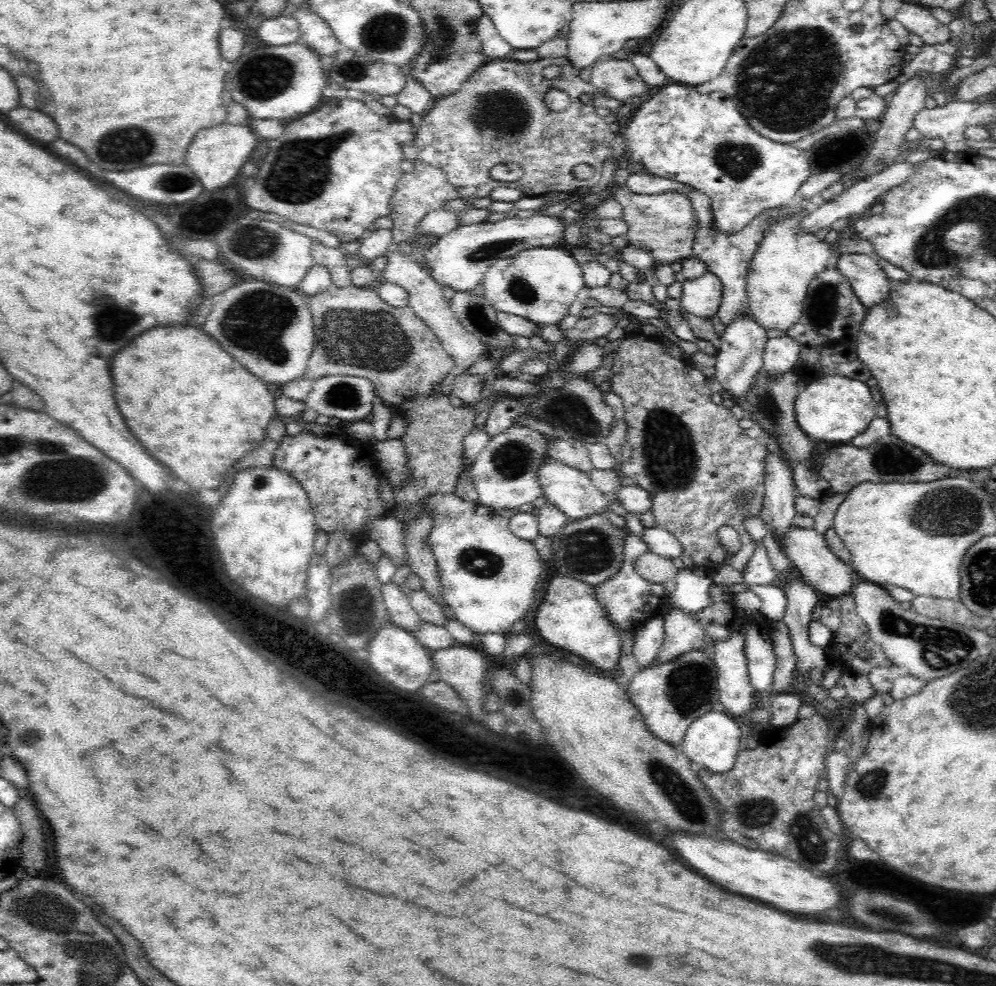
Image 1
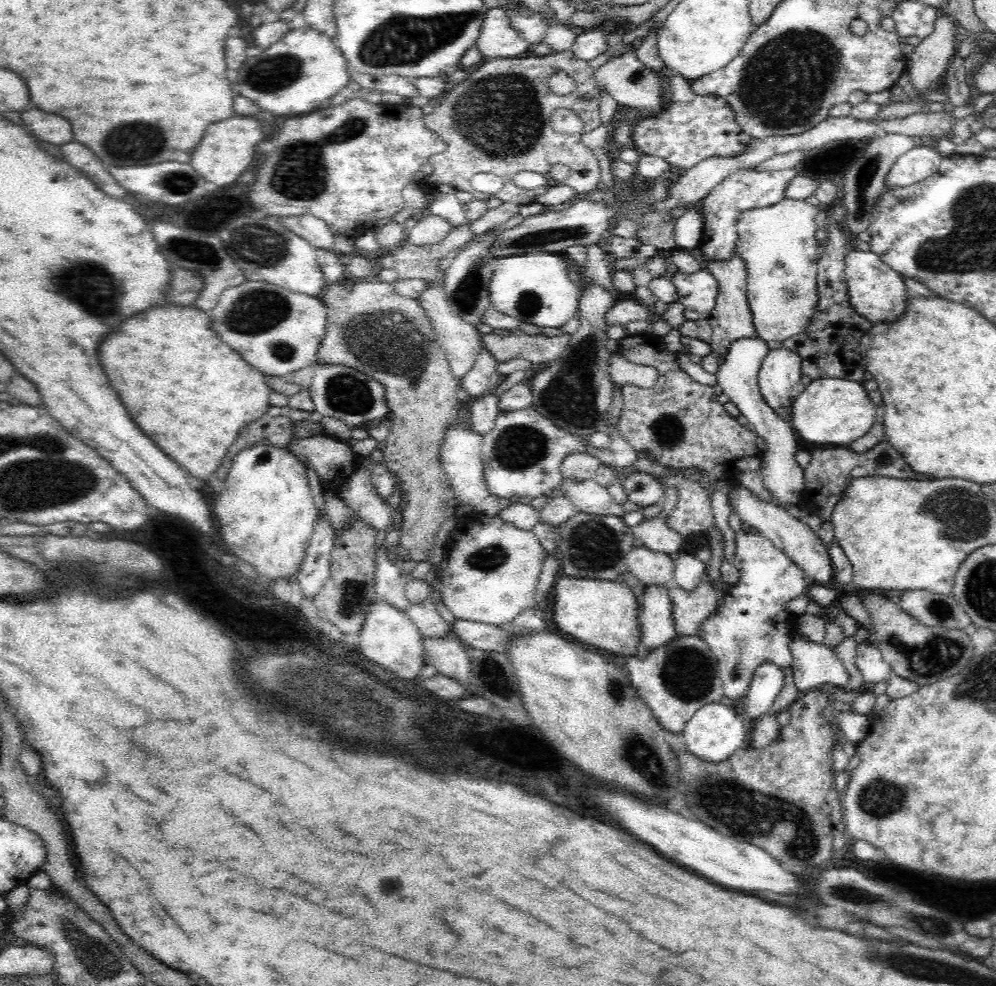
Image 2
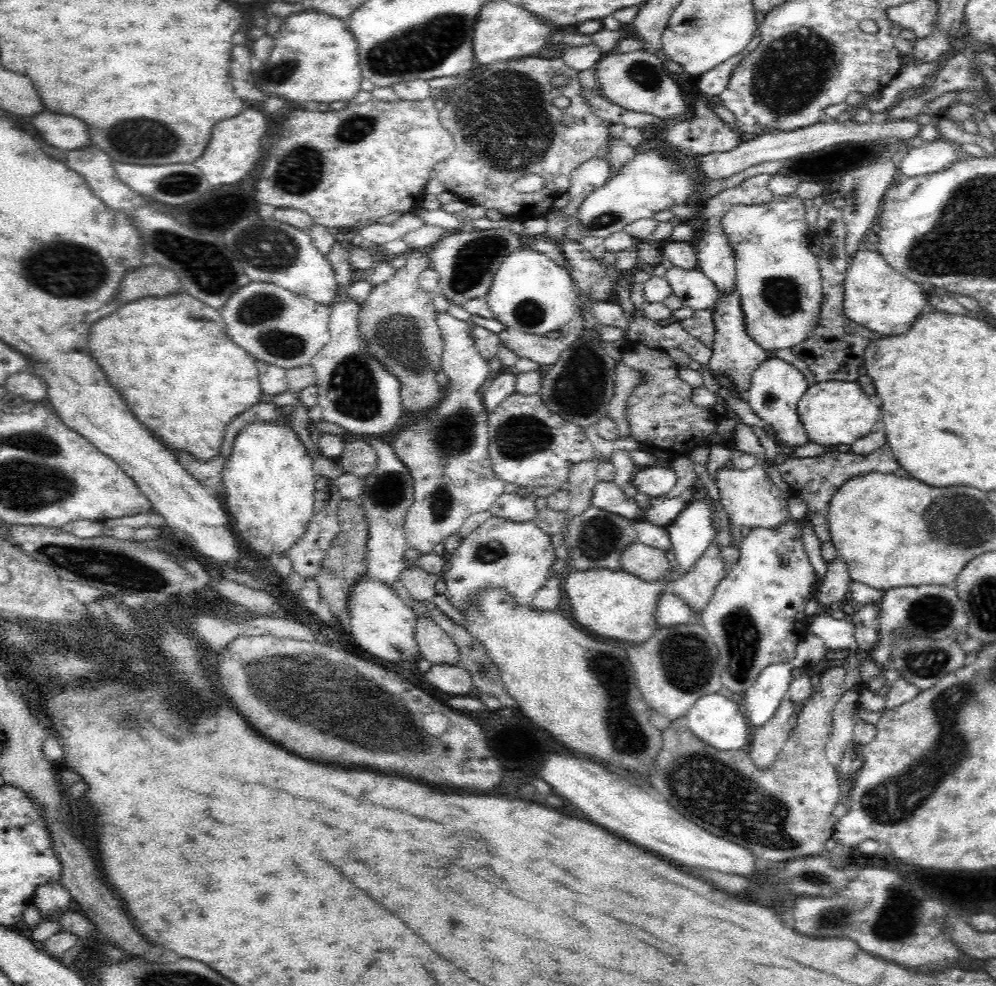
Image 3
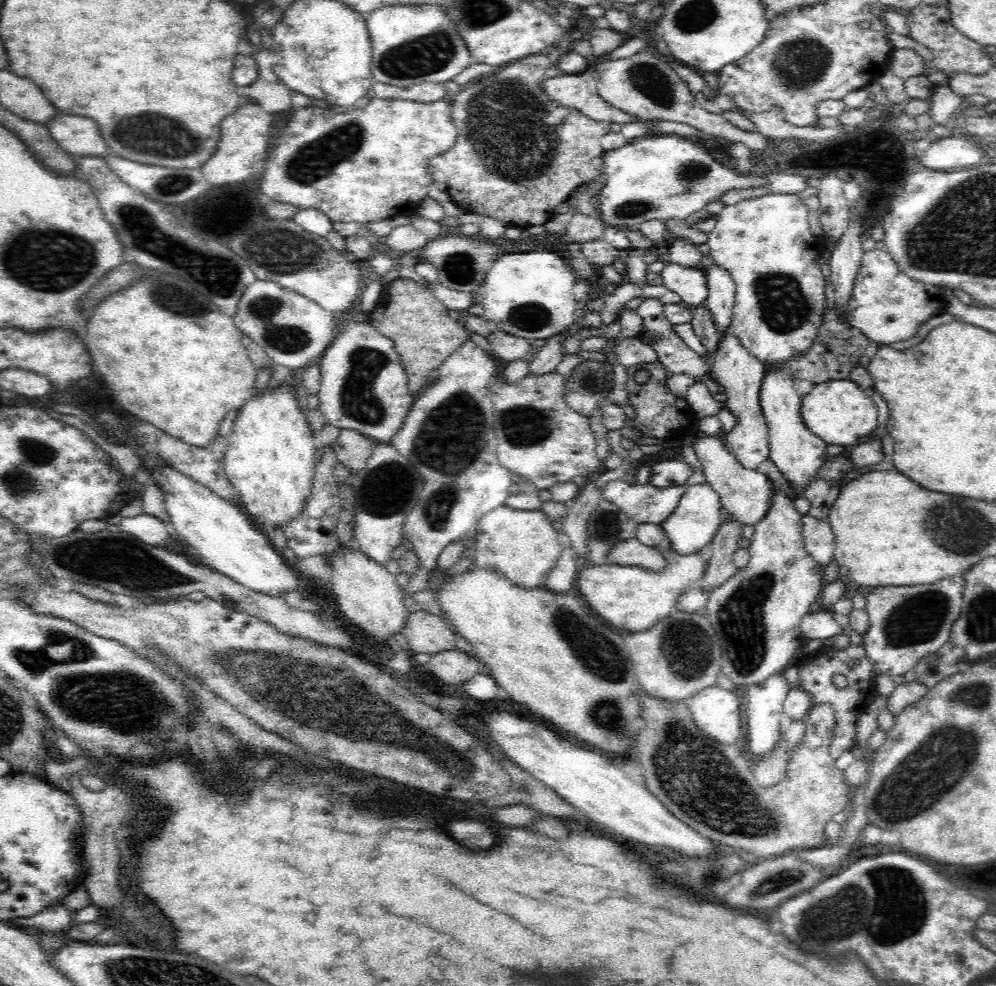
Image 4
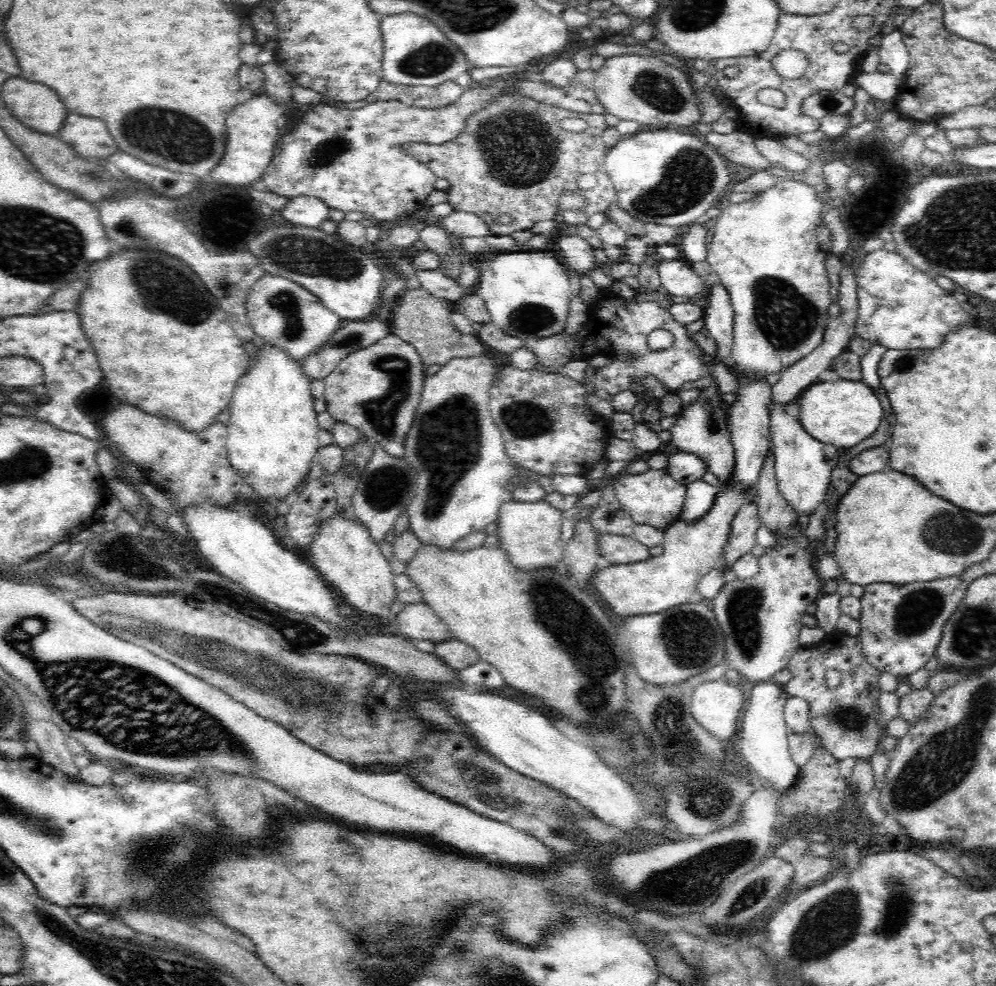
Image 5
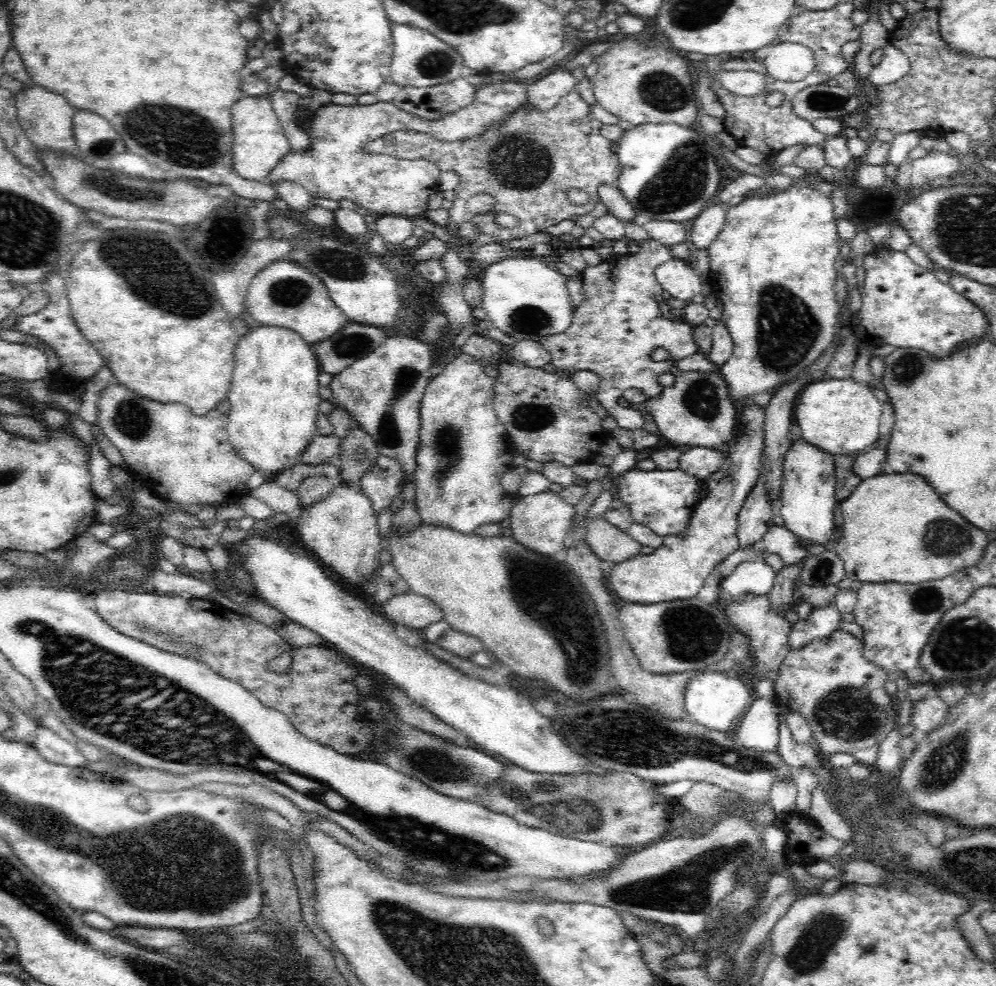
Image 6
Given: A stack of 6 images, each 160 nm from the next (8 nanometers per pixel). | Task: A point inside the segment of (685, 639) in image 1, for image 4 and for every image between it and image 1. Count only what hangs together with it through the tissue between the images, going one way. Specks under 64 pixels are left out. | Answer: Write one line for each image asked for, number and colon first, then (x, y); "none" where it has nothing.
2: (689, 611)
3: (697, 587)
4: (720, 568)

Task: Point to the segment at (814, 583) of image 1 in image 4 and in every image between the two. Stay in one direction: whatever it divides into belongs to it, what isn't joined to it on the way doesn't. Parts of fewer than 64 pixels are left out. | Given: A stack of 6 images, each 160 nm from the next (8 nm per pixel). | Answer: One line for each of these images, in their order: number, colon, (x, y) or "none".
2: (804, 547)
3: (750, 498)
4: (746, 494)

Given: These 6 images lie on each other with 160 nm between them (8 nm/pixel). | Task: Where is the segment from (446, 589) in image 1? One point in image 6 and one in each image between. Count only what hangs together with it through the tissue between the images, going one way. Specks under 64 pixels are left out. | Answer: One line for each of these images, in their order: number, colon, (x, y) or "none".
2: (489, 574)
3: (501, 554)
4: (522, 545)
5: (530, 533)
6: (540, 522)

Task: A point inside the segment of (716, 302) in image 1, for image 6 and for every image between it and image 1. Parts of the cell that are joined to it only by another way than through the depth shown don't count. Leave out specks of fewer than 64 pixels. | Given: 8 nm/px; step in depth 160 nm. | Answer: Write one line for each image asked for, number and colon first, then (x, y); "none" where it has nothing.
2: (699, 291)
3: (692, 286)
4: (690, 283)
5: (677, 276)
6: (675, 276)

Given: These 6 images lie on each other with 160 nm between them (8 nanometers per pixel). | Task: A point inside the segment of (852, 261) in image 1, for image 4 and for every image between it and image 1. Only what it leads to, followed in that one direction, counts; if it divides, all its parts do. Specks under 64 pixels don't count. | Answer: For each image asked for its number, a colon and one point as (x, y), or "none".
2: (877, 292)
3: (877, 296)
4: (887, 306)

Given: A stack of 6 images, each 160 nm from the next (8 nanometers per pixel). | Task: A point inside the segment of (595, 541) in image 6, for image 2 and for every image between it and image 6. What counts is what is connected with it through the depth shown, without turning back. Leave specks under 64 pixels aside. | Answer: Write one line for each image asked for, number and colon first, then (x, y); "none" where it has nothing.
2: (651, 568)
3: (649, 563)
4: (631, 552)
5: (616, 549)

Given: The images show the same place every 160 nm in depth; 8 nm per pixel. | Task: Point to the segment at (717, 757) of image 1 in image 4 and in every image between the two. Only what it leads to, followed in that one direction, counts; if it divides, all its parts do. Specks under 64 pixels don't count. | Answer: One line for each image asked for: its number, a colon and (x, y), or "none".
2: (715, 732)
3: (715, 719)
4: (715, 710)

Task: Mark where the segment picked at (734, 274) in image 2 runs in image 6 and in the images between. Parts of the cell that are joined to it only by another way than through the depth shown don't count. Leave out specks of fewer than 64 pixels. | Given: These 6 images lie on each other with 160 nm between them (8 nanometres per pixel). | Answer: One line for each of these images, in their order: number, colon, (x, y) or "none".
3: (734, 354)
4: (739, 374)
5: (691, 549)
6: (678, 568)

